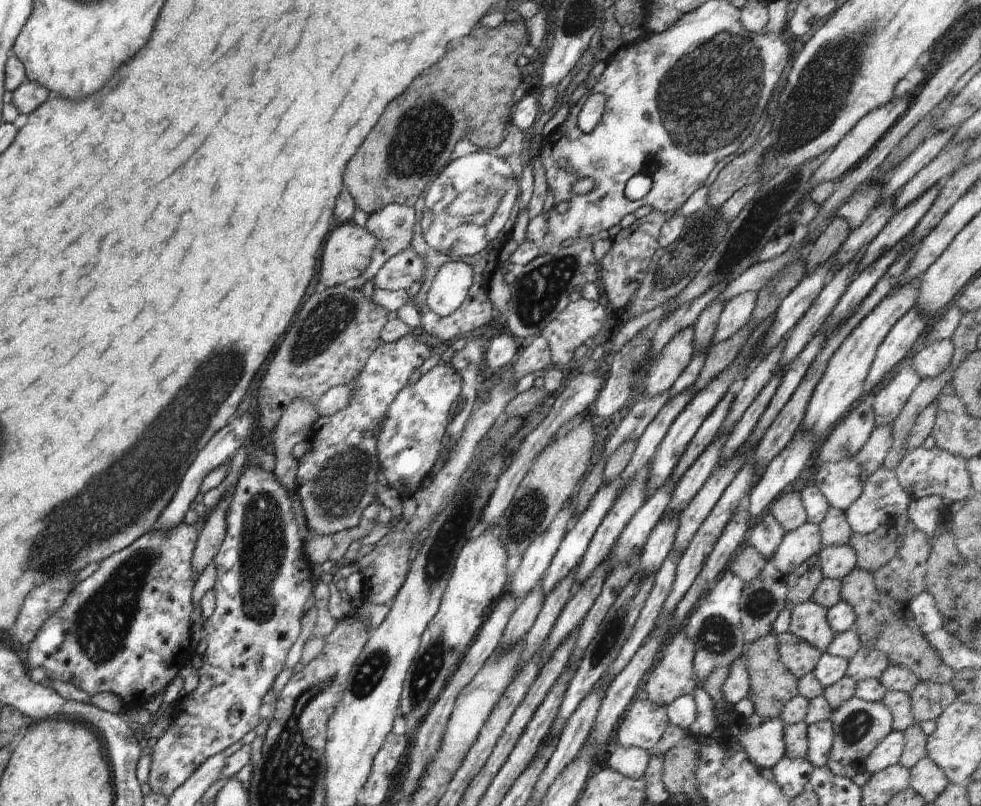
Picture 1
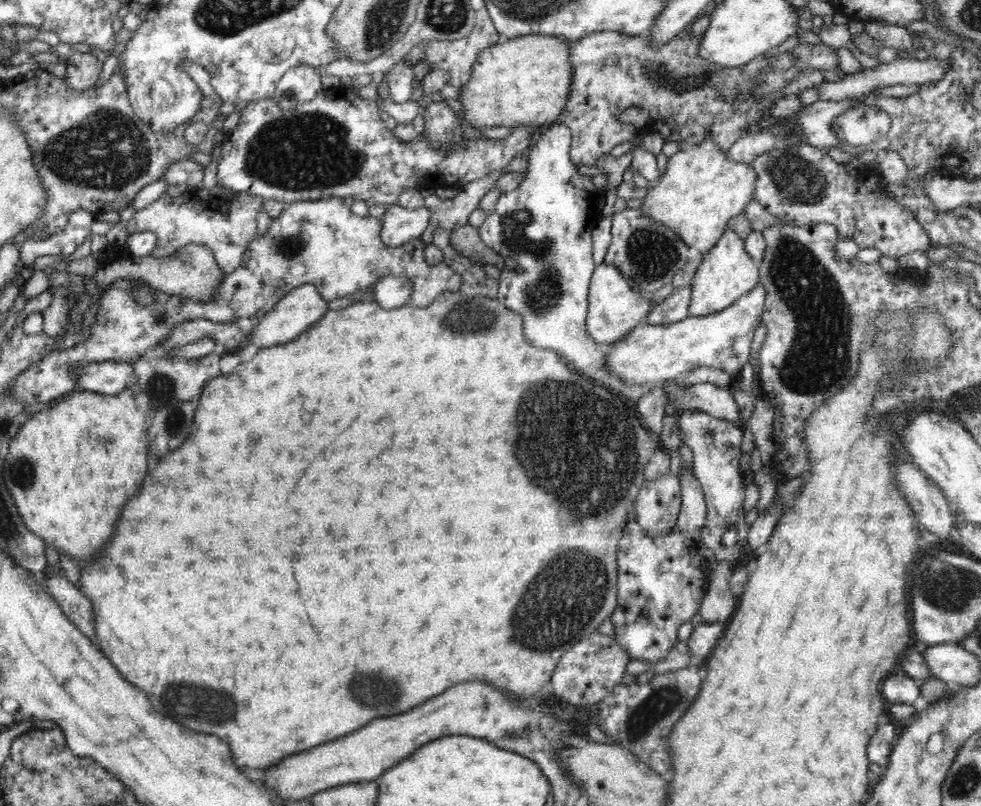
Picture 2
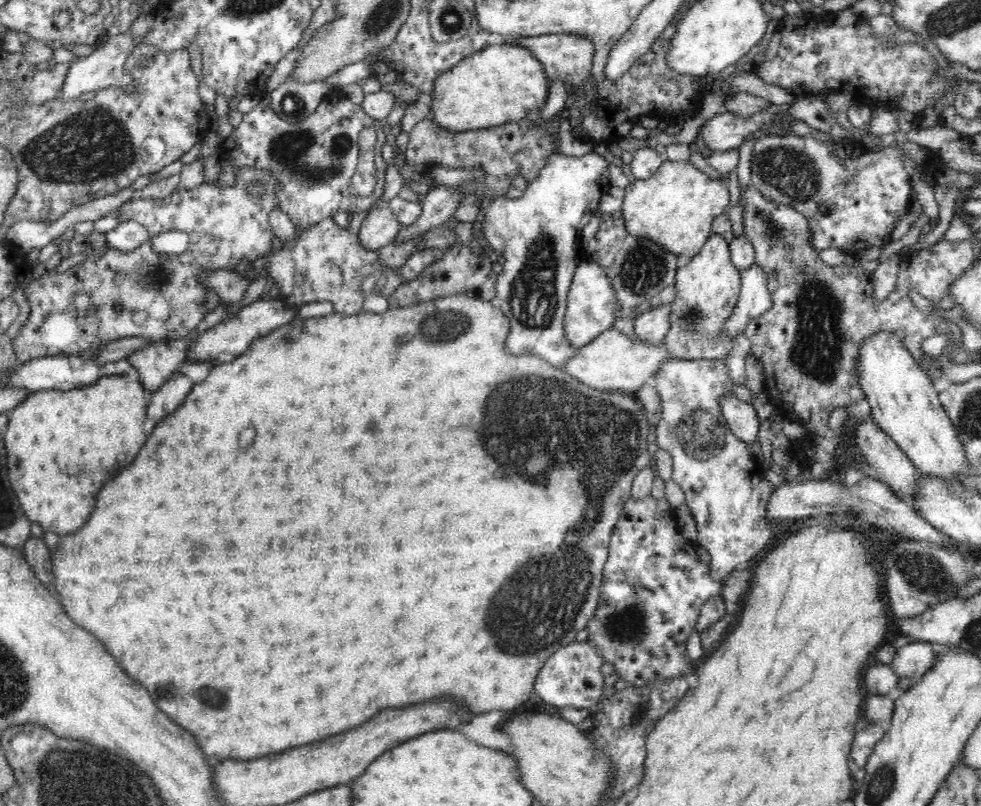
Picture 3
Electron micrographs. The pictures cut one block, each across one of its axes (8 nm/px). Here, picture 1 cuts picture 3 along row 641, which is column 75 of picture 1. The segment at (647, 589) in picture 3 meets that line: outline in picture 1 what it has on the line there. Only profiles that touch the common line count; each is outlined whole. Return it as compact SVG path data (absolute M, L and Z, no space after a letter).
M199 519L195 525L188 525L184 522L178 524L178 528L168 530L166 534L160 530L153 530L150 534L142 535L135 540L130 546L110 555L99 565L98 569L88 578L80 581L74 590L70 592L70 596L66 598L64 606L42 624L36 636L29 642L28 646L28 669L42 668L47 678L54 678L60 682L68 682L72 686L76 686L80 690L86 692L90 696L94 696L104 692L110 692L120 697L126 708L131 710L142 709L144 704L156 696L156 694L164 693L166 687L176 676L178 670L184 667L191 658L191 644L189 635L190 616L193 613L192 587L195 584L192 572L192 557L196 543L199 537L199 527L203 524L204 519Z

